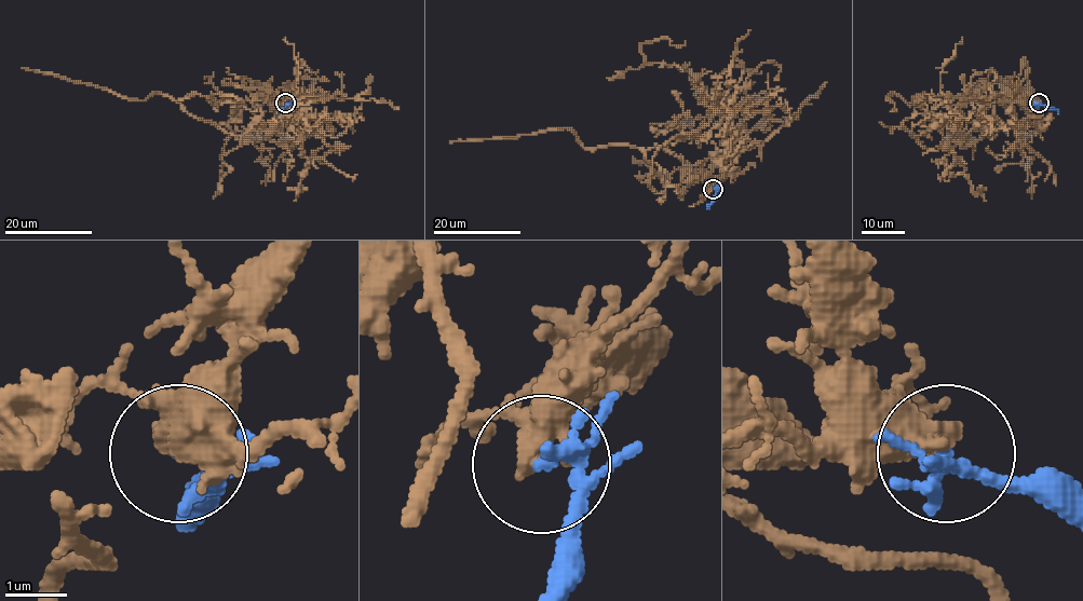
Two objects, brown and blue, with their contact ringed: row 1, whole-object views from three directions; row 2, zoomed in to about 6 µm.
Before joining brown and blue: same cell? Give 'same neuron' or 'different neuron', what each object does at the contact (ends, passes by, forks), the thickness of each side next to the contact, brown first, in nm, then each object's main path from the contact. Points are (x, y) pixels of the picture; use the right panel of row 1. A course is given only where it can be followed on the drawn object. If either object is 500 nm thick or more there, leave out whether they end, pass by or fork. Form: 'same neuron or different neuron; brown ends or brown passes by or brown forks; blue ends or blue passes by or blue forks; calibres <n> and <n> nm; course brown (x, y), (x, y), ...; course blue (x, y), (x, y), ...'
different neuron; brown passes by; blue forks; calibres 400 and 140 nm; course brown (1038, 104), (1011, 112), (1036, 134), (1003, 125), (964, 147), (943, 101), (890, 95), (891, 111); course blue (1039, 104), (1054, 108), (1058, 113)

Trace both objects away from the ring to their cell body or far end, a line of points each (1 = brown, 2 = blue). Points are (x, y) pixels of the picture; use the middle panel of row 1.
1: (713, 189), (725, 161), (678, 189), (645, 158), (731, 110), (641, 51), (685, 41)
2: (713, 190), (715, 199), (707, 209)

